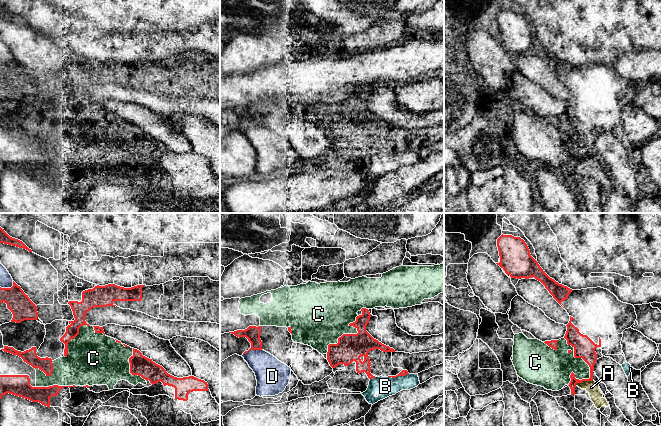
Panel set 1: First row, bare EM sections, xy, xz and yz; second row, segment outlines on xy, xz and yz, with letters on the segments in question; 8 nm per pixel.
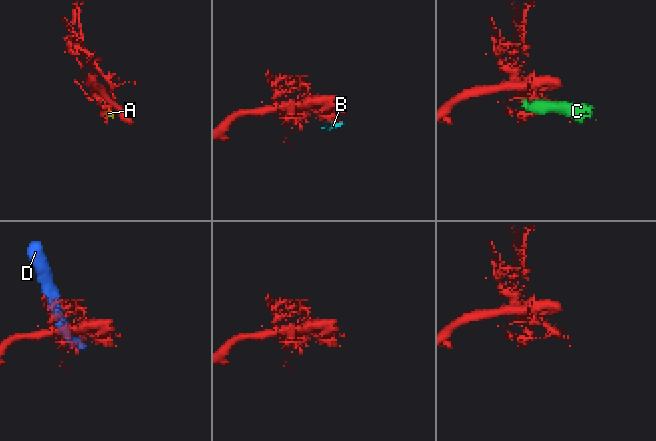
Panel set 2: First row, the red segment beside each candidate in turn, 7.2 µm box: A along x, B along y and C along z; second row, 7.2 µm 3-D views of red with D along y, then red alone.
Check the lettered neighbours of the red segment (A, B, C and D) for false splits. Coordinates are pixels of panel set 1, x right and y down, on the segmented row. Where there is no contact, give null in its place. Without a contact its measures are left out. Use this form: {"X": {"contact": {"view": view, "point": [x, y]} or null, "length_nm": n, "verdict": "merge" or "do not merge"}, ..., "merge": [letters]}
{"A": {"contact": {"view": "yz", "point": [583, 380]}, "length_nm": 150, "verdict": "do not merge"}, "B": {"contact": {"view": "xz", "point": [398, 375]}, "length_nm": 170, "verdict": "do not merge"}, "C": {"contact": {"view": "yz", "point": [578, 357]}, "length_nm": 400, "verdict": "do not merge"}, "D": {"contact": {"view": "xz", "point": [252, 349]}, "length_nm": 160, "verdict": "do not merge"}, "merge": []}

